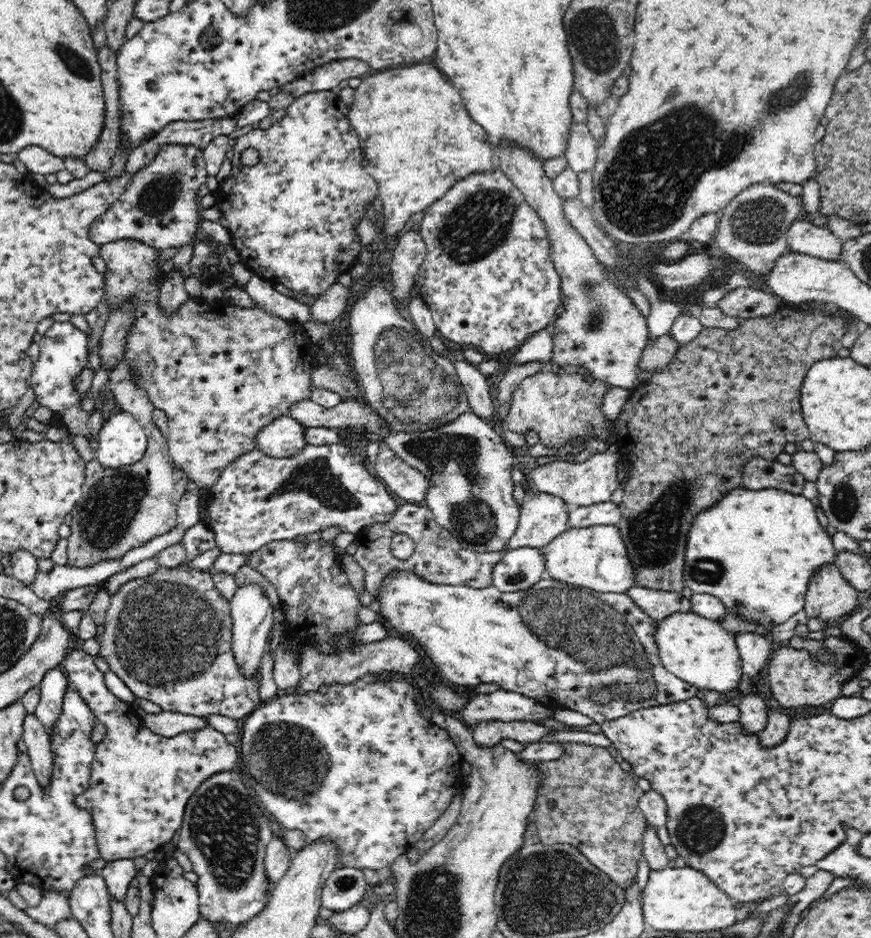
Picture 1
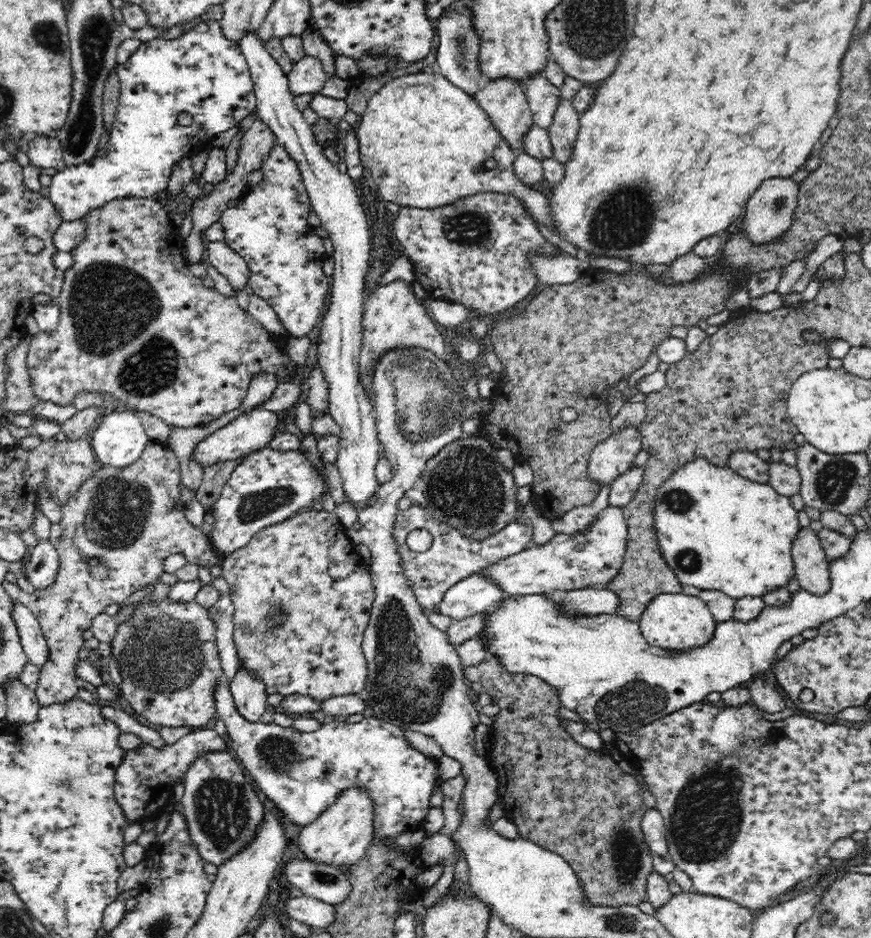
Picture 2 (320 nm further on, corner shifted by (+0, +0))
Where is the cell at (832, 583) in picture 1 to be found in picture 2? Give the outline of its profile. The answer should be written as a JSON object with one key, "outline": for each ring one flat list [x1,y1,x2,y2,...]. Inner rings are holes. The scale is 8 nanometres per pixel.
{"outline":[[810,527,798,528,792,546,792,558,799,586,818,596,830,590,830,560,820,545,817,533]]}

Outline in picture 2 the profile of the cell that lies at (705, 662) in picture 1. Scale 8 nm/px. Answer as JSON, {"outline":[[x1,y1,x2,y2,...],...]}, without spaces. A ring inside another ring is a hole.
{"outline":[[684,593,661,594,646,606,638,624,650,645,666,650,688,650,710,642,710,638,714,636,716,619,699,596]]}

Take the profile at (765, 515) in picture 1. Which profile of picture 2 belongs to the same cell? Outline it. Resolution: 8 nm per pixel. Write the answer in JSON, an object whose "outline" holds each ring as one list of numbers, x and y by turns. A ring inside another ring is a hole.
{"outline":[[693,460,678,468,676,473,670,476,670,479,658,488,654,496,654,531,656,531,657,544,662,553,662,558,666,564,674,571,678,580,684,585,696,586,701,590,720,590,725,592,730,598,738,599,742,596,762,596,764,592,770,592,774,588,786,586,792,578,795,577,794,566,792,566,792,540,798,534,798,517,796,510,790,505,790,500,778,494,768,484,761,484,750,481,738,475,730,467,716,466,709,460]]}

